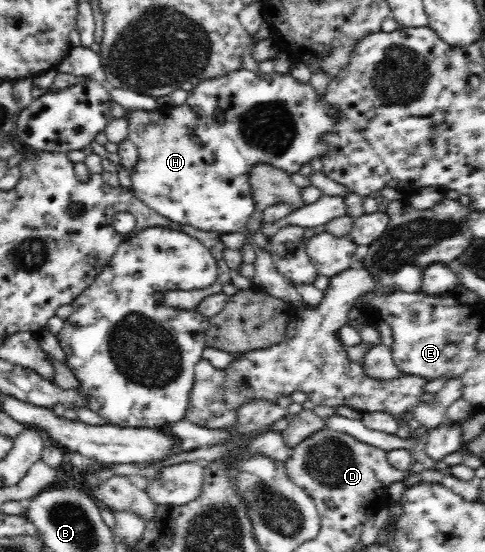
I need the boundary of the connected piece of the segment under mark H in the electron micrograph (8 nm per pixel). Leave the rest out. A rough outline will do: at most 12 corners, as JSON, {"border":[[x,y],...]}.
{"border":[[241,69],[122,110],[147,207],[239,233],[249,172],[320,158],[335,107]]}

